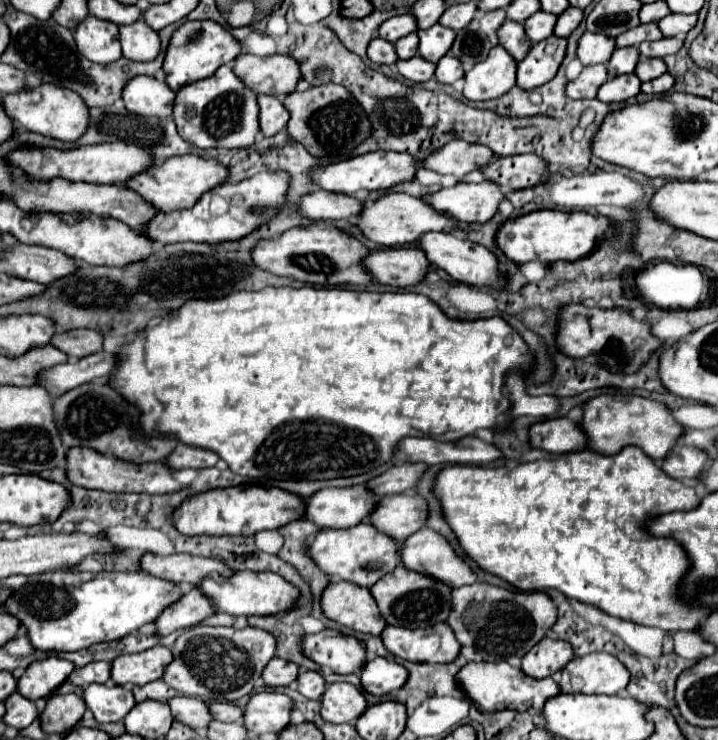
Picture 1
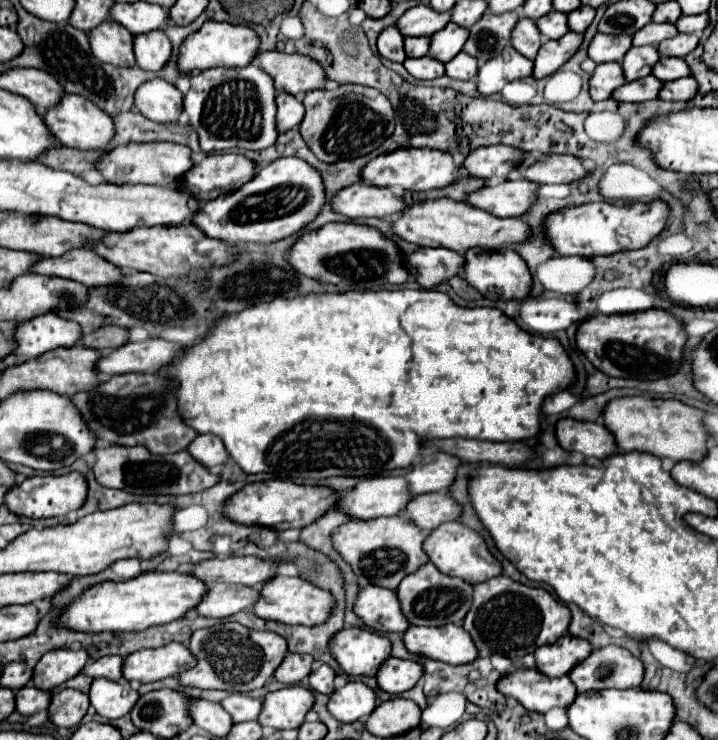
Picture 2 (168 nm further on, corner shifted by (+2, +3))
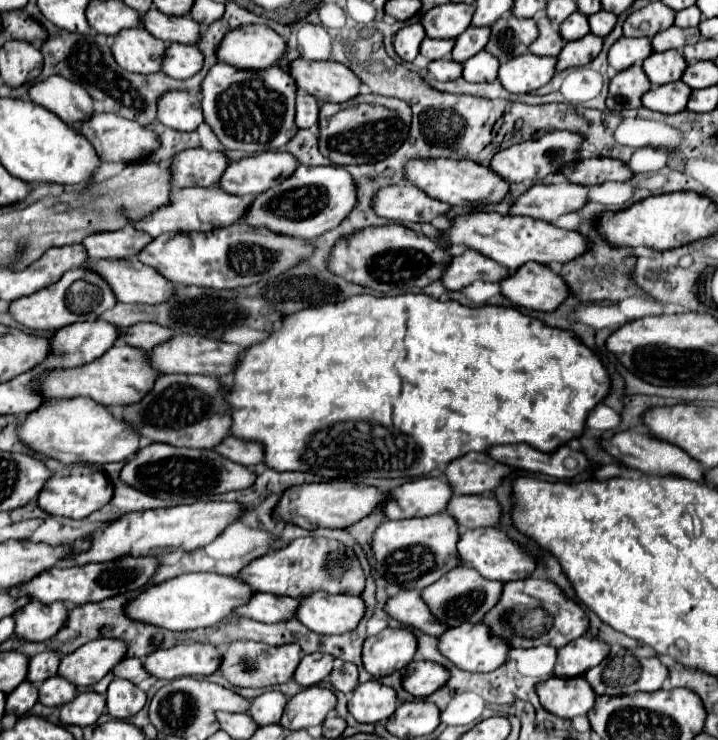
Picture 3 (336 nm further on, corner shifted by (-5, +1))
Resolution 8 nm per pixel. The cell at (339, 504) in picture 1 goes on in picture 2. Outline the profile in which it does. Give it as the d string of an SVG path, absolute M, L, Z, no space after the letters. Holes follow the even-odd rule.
M368 478L362 480L350 494L342 496L338 510L344 510L360 520L396 516L406 510L410 498L412 494L404 478Z

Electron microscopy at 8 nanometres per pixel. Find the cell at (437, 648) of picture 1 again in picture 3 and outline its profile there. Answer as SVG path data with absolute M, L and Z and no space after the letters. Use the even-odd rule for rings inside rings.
M479 622L479 624L463 624L463 626L449 628L447 632L443 632L437 638L437 650L461 670L467 670L467 672L491 672L491 670L499 668L507 660L509 646L503 640L499 640L497 636L491 636L487 626Z

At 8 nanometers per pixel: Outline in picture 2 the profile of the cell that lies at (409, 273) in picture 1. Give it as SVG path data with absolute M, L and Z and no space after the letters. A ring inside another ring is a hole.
M420 248L408 256L408 270L426 290L436 288L438 284L458 276L464 264L464 254L450 252L448 248Z

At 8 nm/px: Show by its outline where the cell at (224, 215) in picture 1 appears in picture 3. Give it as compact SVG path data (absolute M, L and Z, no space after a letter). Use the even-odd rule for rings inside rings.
M299 164L287 180L257 194L253 198L247 218L239 222L251 224L253 228L267 228L279 236L293 236L301 240L315 240L323 232L335 228L357 204L355 182L351 174L337 166L305 166Z

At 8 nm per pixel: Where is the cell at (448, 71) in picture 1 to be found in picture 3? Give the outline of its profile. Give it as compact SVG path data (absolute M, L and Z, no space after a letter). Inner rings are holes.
M481 50L463 64L463 78L467 82L493 82L497 78L499 60L489 52Z

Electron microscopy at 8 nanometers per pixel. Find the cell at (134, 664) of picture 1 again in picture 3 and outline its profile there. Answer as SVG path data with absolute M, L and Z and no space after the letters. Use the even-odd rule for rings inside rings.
M179 644L169 650L155 650L143 658L147 674L161 680L181 676L209 676L217 672L221 652L211 644Z

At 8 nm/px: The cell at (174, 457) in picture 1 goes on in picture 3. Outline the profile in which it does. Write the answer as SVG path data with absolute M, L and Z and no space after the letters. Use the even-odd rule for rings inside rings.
M227 436L223 438L223 442L219 446L215 446L215 450L225 456L231 462L243 464L243 466L255 466L263 460L263 448L255 442L243 442L239 438Z

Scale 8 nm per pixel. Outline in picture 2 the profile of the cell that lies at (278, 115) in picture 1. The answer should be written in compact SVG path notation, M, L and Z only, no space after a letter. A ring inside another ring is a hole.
M278 92L276 104L278 104L278 114L276 114L278 132L288 132L288 130L300 126L302 118L304 118L304 104L296 96L292 96L288 92Z

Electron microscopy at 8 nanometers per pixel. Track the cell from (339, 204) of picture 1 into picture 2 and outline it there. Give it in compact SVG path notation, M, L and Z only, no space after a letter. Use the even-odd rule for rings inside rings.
M358 182L338 192L332 198L332 208L348 218L386 218L400 214L406 204L402 196L394 194L390 188L368 186L364 182Z

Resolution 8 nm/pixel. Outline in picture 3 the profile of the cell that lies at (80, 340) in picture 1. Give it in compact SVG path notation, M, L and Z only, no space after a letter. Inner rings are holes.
M135 324L135 326L129 326L127 330L121 330L117 342L127 342L129 346L149 352L153 346L169 340L171 336L173 332L159 324Z

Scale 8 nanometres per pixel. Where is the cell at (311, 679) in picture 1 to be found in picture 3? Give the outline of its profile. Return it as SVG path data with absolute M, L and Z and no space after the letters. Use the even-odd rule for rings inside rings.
M343 662L341 666L333 668L333 672L329 674L329 682L339 692L353 692L357 686L357 666L351 662Z

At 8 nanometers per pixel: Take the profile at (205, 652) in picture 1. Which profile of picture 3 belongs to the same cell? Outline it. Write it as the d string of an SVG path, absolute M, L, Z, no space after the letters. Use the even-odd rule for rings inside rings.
M231 642L223 652L221 664L217 674L227 678L237 688L263 688L289 682L297 664L301 660L301 648L297 644L283 644L283 646L267 646L263 642Z

